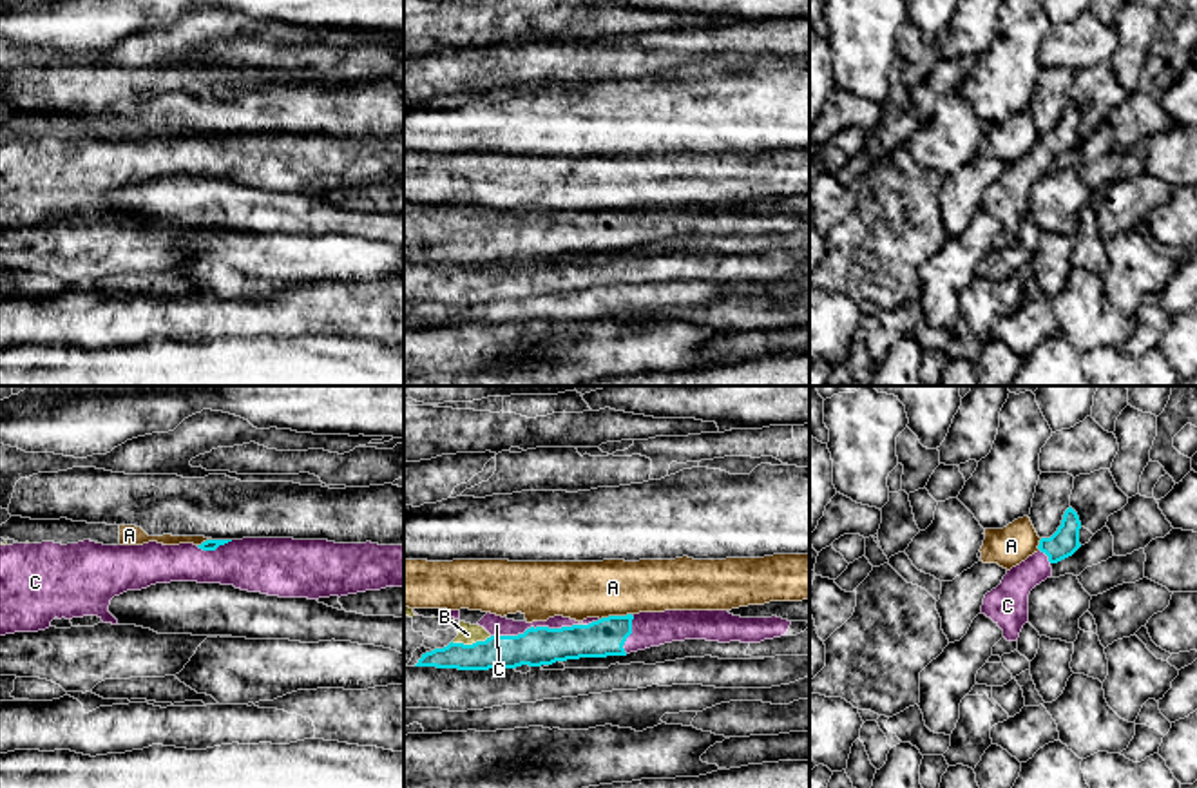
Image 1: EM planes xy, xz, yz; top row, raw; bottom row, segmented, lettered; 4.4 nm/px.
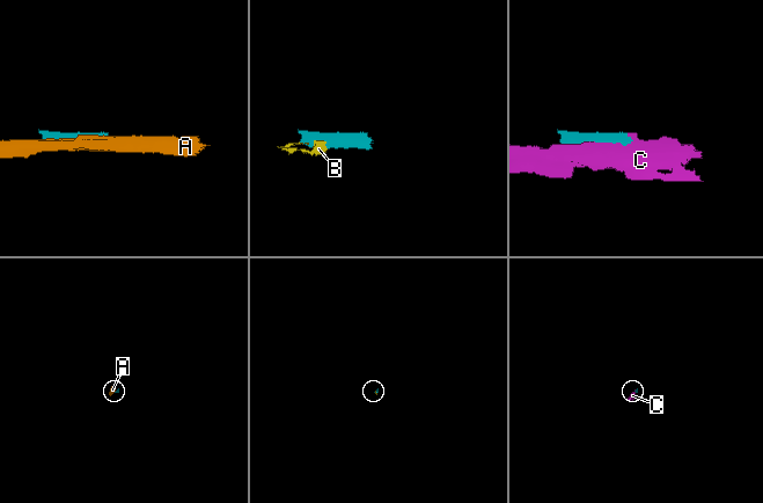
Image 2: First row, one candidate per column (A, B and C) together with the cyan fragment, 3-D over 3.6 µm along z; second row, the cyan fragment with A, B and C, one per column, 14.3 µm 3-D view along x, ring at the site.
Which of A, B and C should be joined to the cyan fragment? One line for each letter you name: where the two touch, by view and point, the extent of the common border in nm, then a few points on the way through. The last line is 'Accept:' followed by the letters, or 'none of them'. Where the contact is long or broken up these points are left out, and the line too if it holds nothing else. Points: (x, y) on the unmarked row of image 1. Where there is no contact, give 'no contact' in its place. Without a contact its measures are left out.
B: xz (473, 238) | 190 nm
C: xz (533, 221) | 380 nm
Accept: B, C

